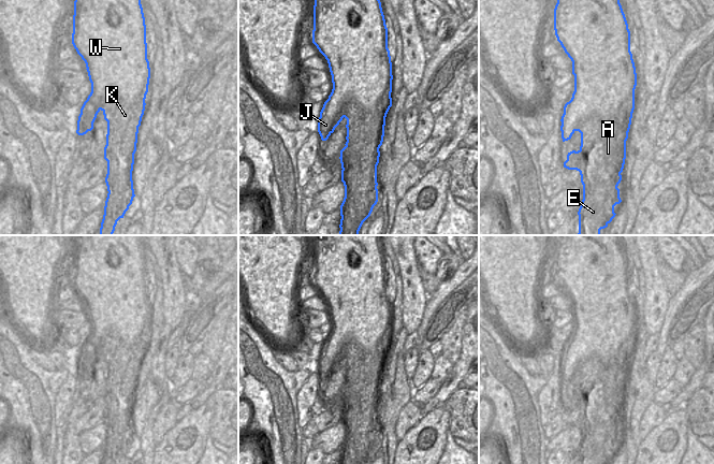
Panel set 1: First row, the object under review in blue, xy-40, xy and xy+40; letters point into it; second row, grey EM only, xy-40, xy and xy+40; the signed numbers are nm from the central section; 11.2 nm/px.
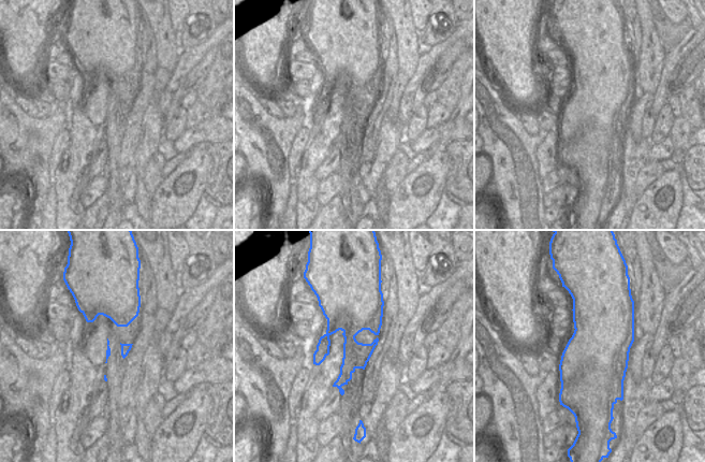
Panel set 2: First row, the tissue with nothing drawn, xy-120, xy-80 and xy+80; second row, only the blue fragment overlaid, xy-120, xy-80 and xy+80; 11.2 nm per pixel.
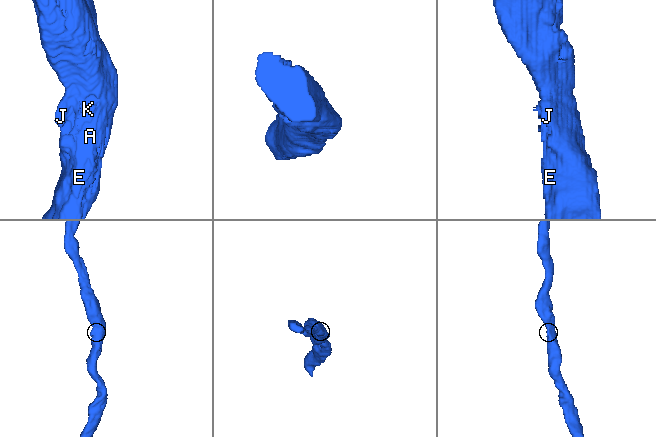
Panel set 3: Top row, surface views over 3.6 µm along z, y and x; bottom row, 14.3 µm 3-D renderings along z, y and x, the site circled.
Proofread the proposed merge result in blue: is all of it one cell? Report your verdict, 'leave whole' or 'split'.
leave whole

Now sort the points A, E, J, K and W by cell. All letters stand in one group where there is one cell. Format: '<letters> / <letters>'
A E J K W

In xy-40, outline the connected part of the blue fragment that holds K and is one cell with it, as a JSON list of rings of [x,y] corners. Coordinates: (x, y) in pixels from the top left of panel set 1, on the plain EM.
[[[141,235],[73,236],[72,285],[85,302],[91,323],[91,333],[81,349],[76,374],[84,376],[91,372],[98,353],[103,352],[107,362],[104,400],[107,402],[105,423],[108,434],[101,464],[117,464],[135,437],[132,421],[134,394],[150,319]]]

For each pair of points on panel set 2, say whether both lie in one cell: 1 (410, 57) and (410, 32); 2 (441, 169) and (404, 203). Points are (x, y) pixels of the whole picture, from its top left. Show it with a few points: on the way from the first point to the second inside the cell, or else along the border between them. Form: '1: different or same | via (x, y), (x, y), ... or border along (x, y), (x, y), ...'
1: same | via (410, 51), (410, 39)
2: same | via (436, 182), (427, 196), (416, 198)

